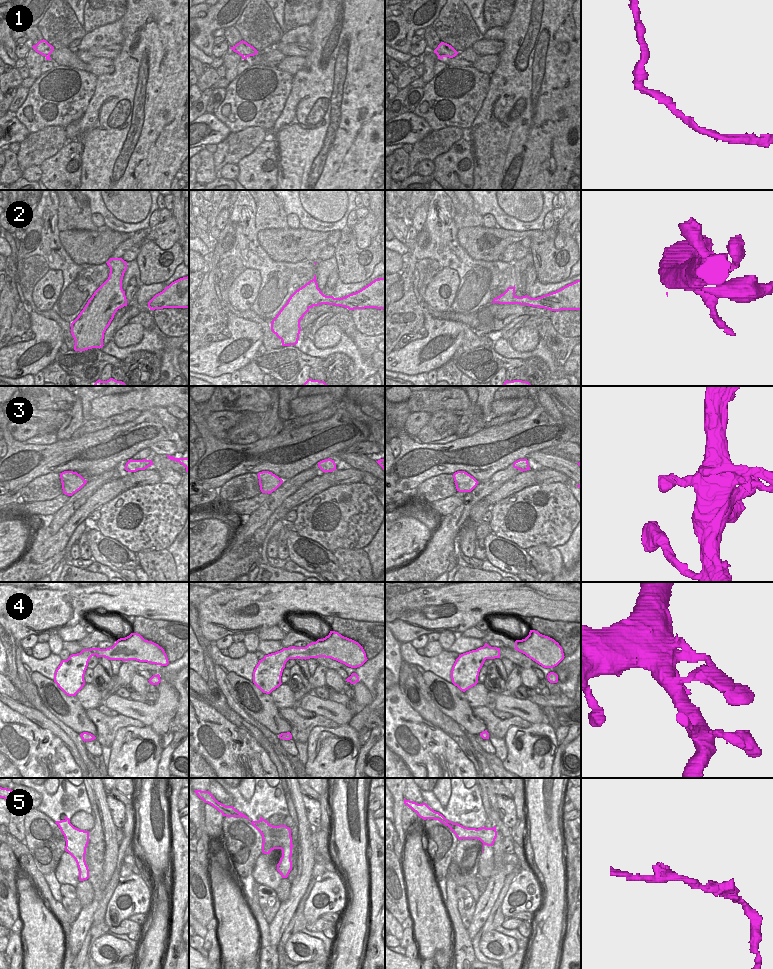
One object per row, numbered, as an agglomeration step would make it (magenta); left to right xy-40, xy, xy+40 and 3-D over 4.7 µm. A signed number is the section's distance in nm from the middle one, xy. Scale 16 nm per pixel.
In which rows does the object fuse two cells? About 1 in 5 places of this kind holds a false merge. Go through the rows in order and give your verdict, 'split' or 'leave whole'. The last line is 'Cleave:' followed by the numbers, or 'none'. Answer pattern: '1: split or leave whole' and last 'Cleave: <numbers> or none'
1: split
2: leave whole
3: split
4: leave whole
5: leave whole
Cleave: 1, 3

